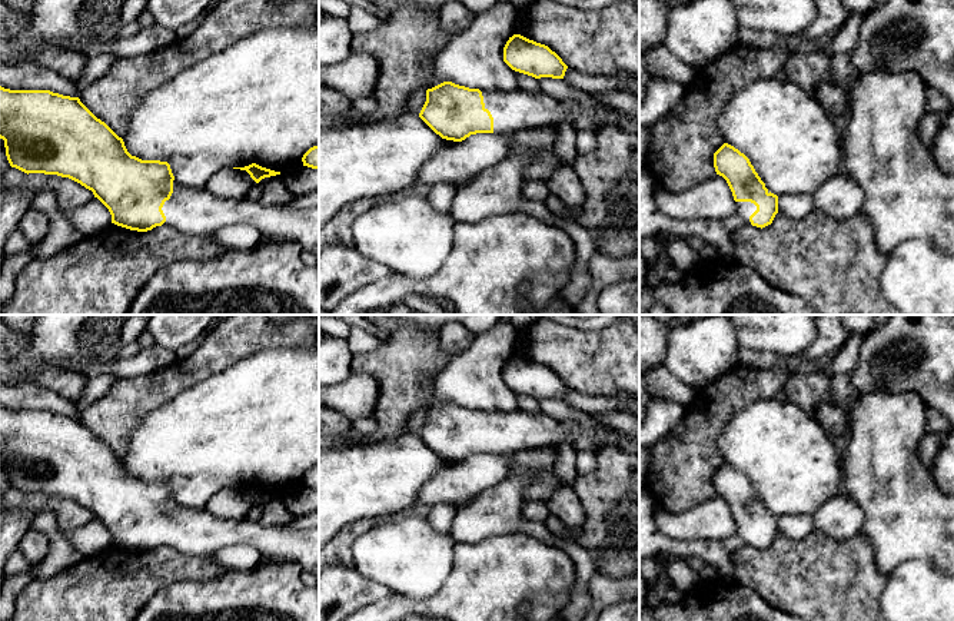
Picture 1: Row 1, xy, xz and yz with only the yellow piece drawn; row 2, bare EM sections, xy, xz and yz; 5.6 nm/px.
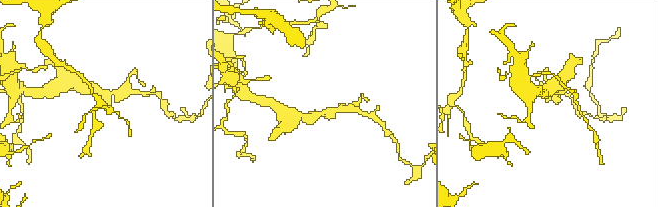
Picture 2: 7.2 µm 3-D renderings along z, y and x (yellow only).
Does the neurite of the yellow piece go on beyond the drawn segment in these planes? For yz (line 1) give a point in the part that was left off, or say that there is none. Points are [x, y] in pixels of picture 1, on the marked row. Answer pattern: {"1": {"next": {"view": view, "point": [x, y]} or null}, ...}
{"1": {"next": {"view": "yz", "point": [744, 209]}}}

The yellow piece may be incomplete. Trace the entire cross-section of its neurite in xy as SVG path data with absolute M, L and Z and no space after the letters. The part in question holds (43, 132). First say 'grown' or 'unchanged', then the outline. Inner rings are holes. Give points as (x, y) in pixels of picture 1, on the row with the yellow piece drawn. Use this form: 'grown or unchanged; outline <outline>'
grown; outline M0 86L0 139L11 167L24 173L69 177L92 190L110 212L112 223L137 232L169 226L186 235L212 235L236 223L250 225L279 242L295 242L319 256L319 206L263 206L259 200L220 199L206 189L179 183L167 162L132 156L122 137L97 119L79 97L50 90L10 90Z

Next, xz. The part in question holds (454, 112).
grown; outline M443 82L426 90L419 117L442 139L462 142L476 133L515 133L574 123L581 110L579 96L558 100L522 89L479 90Z

